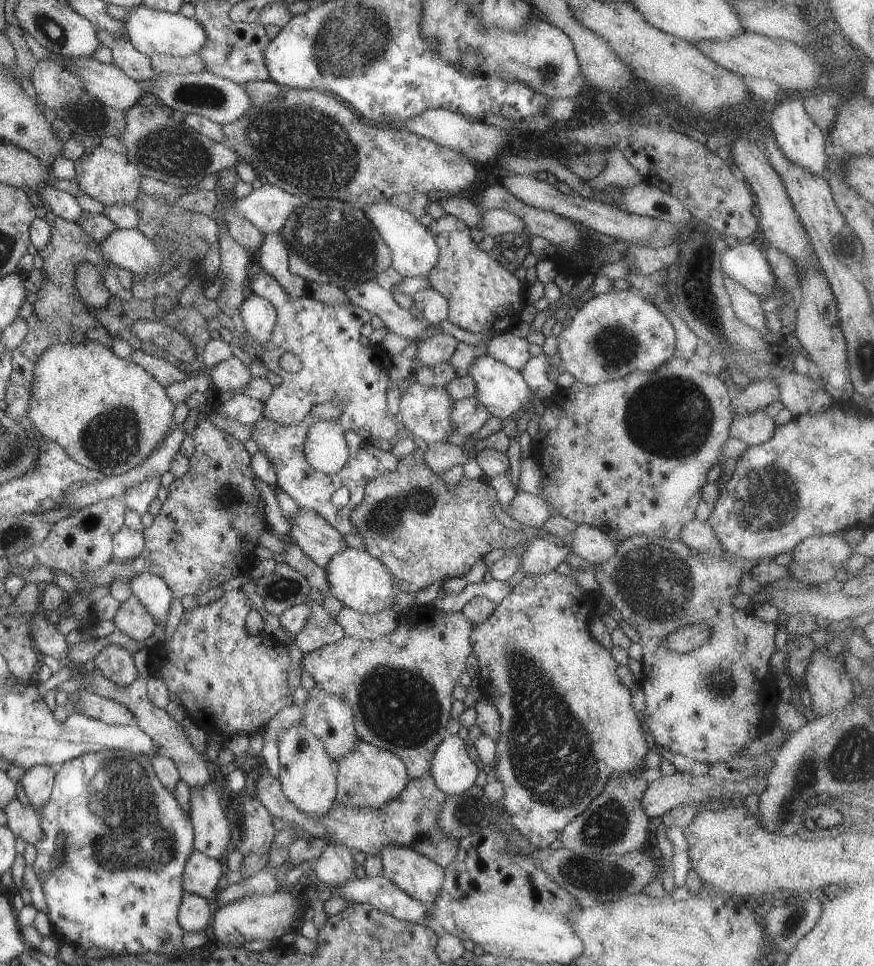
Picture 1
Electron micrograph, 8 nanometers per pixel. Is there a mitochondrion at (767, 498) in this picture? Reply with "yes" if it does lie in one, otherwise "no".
yes

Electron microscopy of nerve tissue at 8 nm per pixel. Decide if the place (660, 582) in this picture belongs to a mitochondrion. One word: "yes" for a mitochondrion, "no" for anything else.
yes

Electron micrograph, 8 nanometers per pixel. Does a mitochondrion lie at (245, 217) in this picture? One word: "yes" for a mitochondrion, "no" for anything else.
no

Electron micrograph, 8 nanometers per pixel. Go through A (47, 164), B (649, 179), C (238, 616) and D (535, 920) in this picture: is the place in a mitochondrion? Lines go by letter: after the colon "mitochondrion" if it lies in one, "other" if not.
A: other
B: other
C: other
D: other

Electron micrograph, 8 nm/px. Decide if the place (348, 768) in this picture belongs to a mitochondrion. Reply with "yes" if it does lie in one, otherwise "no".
no

